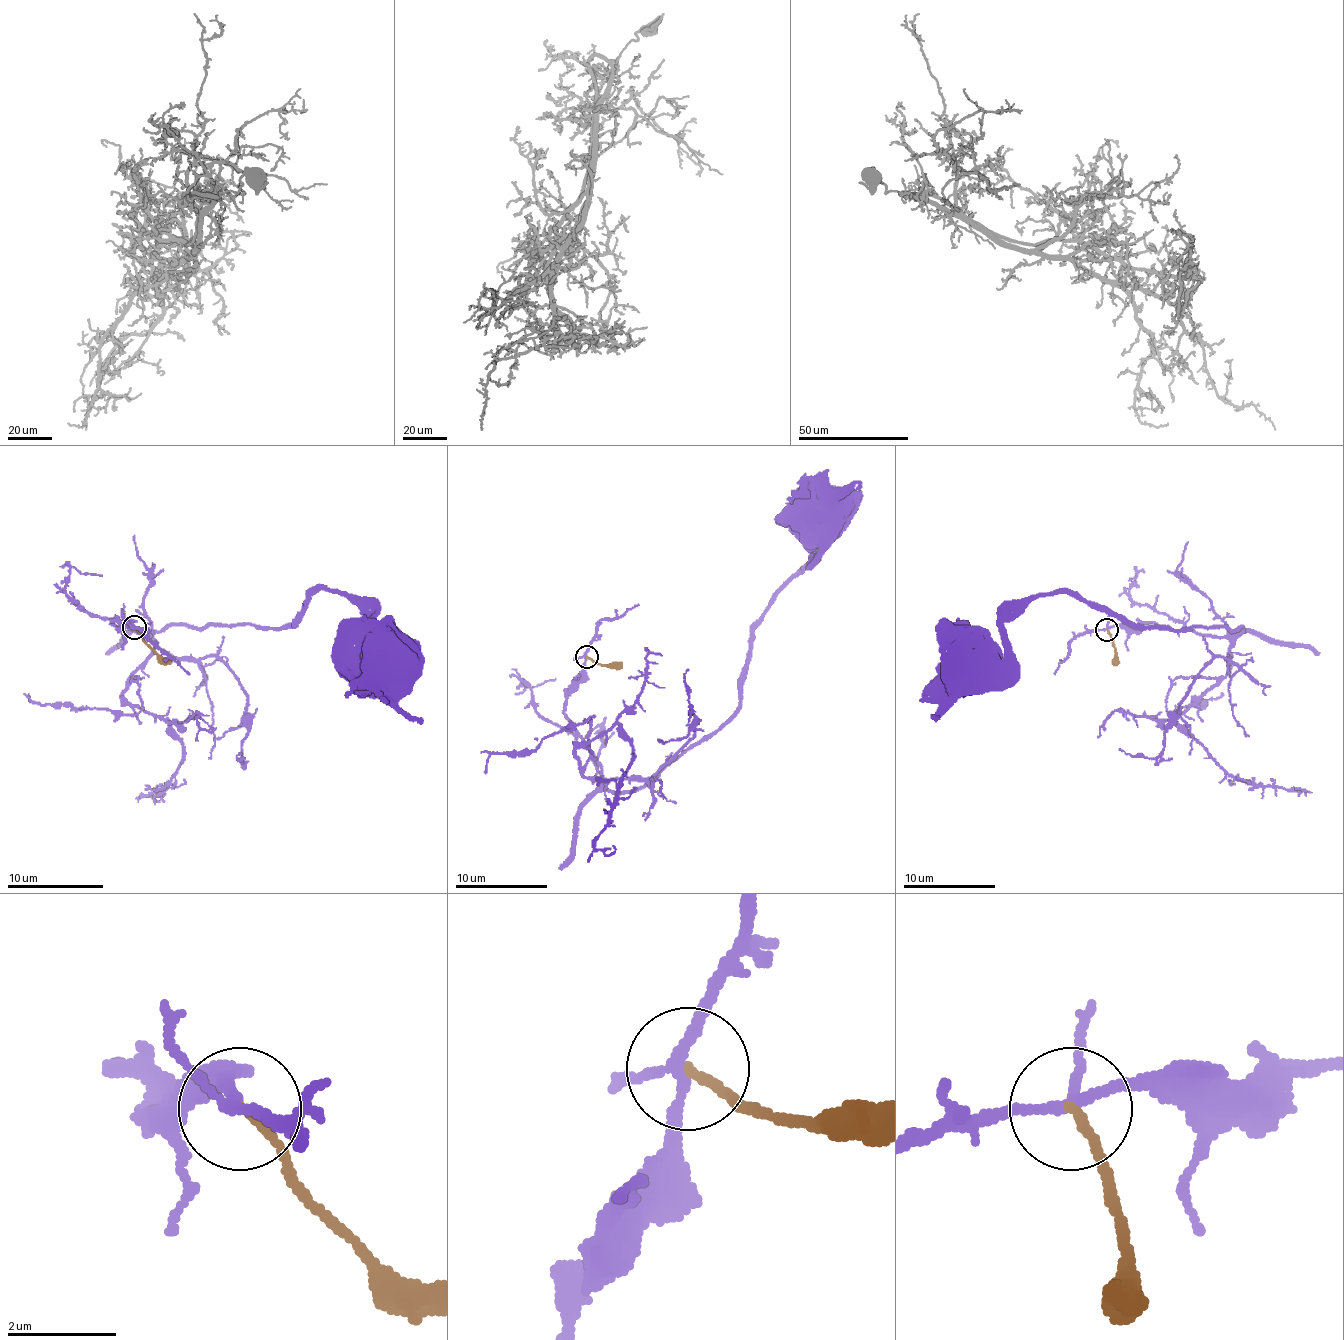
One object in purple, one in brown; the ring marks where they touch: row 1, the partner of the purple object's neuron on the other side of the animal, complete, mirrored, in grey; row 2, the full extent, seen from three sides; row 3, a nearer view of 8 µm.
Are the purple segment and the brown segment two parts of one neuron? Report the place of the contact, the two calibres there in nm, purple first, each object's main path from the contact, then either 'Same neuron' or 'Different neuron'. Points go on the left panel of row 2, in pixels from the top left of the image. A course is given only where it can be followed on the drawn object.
Place: (134, 627). Thickness 180 nm (purple) against 170 nm. Course of purple: (132, 627), (113, 620), (147, 634), (291, 627), (336, 588), (384, 656). Course of brown: (135, 627), (171, 663). Different neuron

